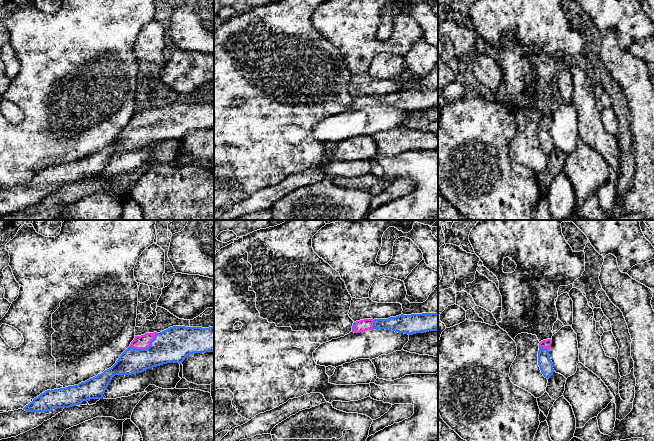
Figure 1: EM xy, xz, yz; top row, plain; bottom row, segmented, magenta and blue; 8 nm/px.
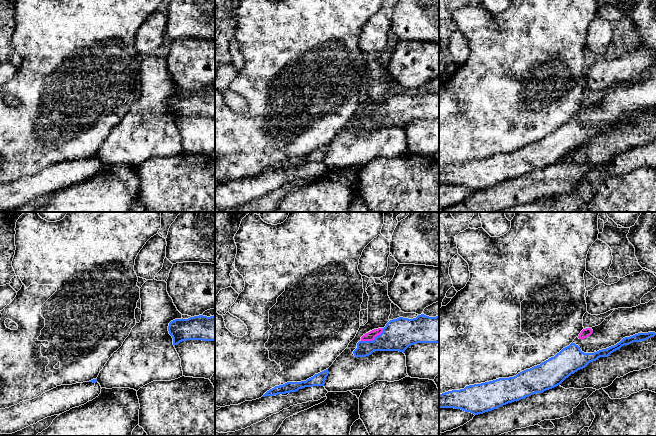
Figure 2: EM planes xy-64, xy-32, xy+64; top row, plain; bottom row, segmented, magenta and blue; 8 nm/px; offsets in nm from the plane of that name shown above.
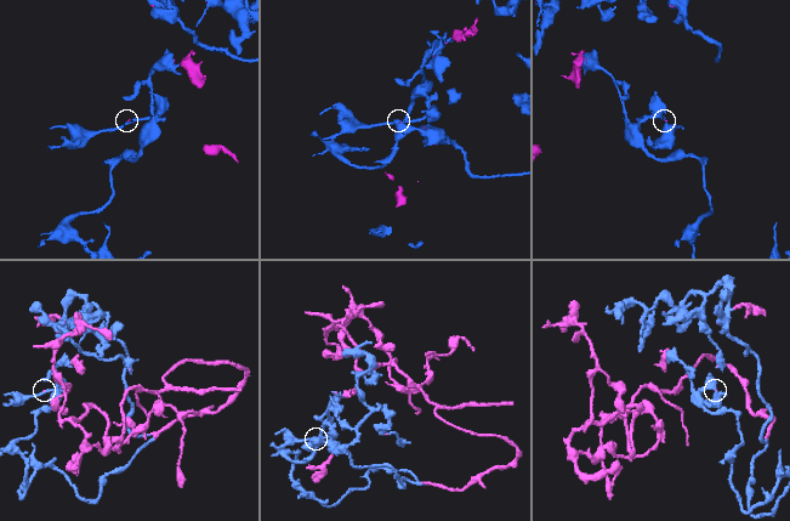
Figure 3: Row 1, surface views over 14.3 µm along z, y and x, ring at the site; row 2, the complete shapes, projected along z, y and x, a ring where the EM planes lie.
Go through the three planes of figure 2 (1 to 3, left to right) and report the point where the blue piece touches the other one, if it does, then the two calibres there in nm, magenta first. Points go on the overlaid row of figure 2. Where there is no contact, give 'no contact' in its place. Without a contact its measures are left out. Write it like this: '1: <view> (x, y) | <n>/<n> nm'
1: no contact
2: xy-32 (373, 339) | 80/260 nm
3: no contact

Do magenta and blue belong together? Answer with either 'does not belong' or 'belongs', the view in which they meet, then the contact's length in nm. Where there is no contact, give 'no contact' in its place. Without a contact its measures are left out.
belongs | xy | 240 nm

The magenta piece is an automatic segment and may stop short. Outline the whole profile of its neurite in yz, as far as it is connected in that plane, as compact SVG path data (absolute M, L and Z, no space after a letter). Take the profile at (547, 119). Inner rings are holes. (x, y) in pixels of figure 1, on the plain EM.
M551 115L541 117L539 119L538 127L538 141L540 143L541 149L547 155L549 155L555 148L553 145L553 139L549 131L549 125L551 123L551 120Z

